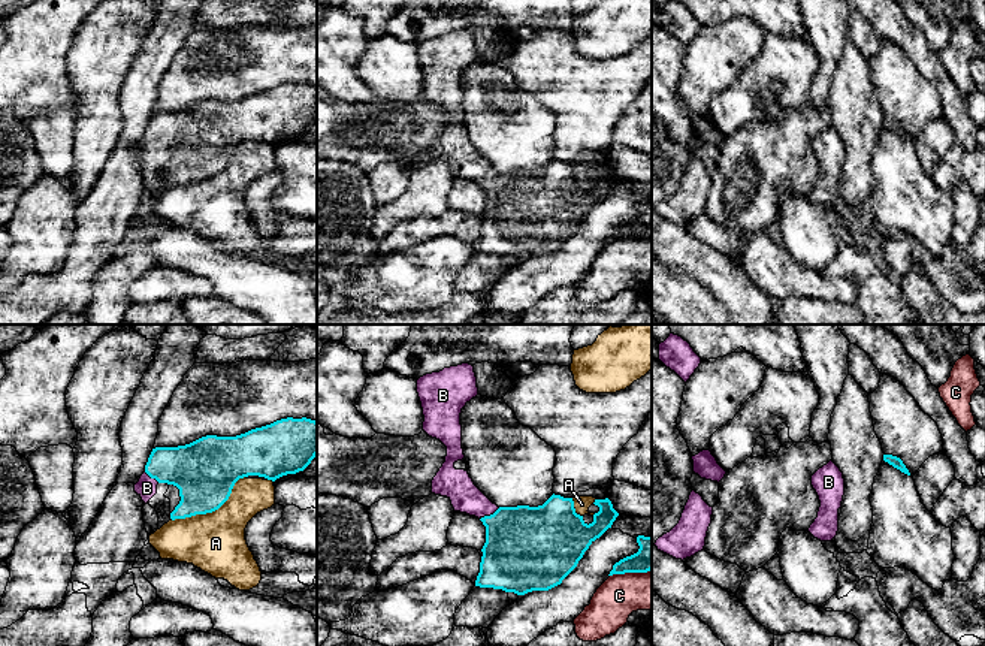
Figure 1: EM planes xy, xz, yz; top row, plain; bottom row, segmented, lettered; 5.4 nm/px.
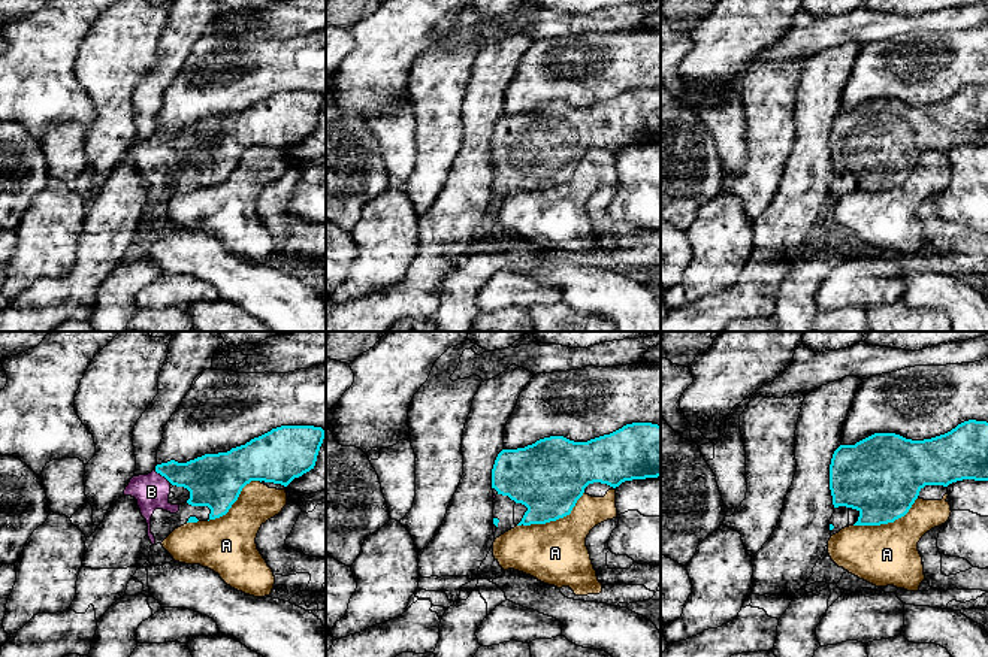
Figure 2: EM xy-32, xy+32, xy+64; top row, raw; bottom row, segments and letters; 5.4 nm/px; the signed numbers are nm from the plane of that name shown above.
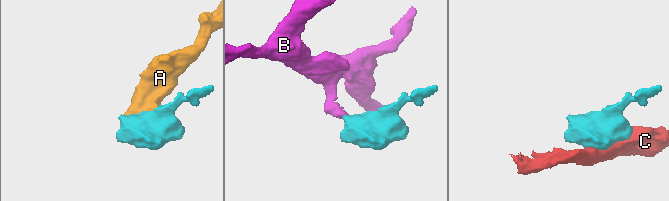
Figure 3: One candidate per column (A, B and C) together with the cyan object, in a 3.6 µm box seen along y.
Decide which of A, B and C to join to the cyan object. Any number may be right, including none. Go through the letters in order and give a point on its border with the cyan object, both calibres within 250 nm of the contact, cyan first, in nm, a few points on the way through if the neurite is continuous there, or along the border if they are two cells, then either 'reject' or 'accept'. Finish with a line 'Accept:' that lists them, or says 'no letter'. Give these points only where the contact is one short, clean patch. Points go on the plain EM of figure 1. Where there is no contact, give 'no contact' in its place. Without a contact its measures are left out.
A: meets cyan in xy at (211, 177); 340 nm thick on the cyan side, 320 nm on the other; reject
B: meets cyan in xz at (491, 180); 440 nm thick on the cyan side, 170 nm on the other; runs through xz (525, 211), (491, 180), (465, 162); accept
C: meets cyan in xz at (630, 237); 150 nm thick on the cyan side, 220 nm on the other; reject
Accept: B

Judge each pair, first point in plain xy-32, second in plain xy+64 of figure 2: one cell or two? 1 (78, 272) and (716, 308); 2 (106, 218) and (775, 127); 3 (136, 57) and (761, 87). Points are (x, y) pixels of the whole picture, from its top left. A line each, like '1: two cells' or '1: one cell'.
1: one cell
2: two cells
3: one cell

